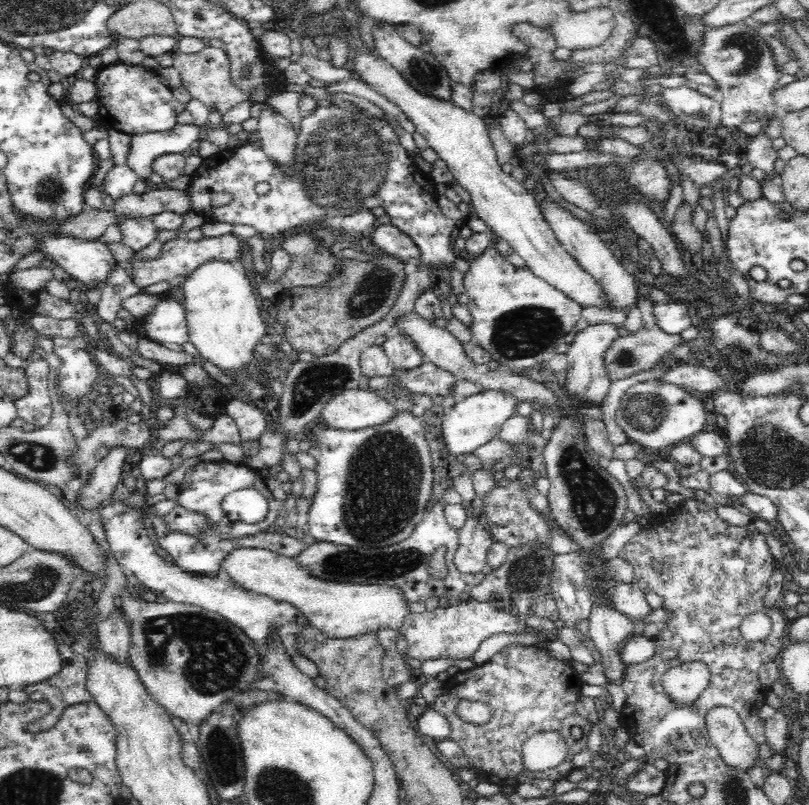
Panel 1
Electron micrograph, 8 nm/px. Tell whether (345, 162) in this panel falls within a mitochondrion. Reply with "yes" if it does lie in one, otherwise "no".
yes

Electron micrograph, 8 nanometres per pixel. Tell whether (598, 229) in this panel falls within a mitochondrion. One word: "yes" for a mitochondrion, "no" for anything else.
no

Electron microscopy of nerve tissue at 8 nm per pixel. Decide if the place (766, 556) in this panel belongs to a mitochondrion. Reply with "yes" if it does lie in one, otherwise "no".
no

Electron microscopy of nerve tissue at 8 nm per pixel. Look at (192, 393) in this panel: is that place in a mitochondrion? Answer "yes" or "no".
no

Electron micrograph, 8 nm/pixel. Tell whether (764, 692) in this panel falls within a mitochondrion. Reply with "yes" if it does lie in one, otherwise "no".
no

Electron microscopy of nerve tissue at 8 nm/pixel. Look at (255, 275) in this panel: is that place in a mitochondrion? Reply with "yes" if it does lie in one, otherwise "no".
no

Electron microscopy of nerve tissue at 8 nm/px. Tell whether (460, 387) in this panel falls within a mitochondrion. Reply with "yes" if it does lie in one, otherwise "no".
no

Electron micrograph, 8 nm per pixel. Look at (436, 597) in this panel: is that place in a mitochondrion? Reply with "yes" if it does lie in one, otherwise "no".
no

